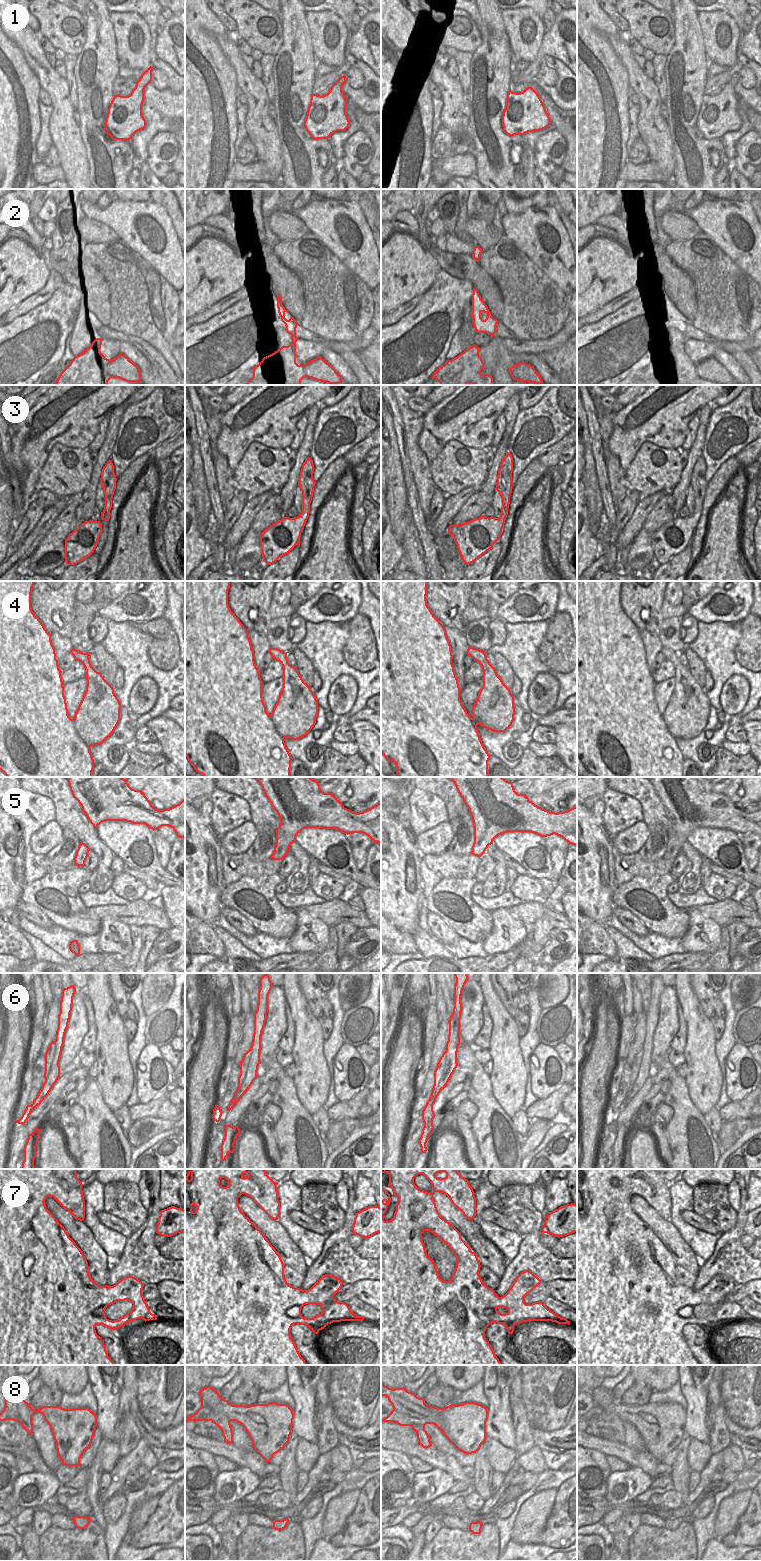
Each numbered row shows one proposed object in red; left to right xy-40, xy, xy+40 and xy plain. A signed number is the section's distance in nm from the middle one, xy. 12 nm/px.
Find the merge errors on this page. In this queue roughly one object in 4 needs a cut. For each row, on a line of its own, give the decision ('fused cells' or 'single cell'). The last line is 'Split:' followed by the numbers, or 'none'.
1: single cell
2: single cell
3: single cell
4: single cell
5: single cell
6: fused cells
7: single cell
8: single cell
Split: 6

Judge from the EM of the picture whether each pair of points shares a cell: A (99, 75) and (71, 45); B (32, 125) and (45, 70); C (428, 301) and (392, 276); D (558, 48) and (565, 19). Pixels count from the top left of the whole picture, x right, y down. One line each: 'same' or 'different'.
A: different
B: different
C: different
D: same

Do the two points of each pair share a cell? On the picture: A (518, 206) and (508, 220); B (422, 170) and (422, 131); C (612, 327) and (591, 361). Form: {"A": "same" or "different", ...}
{"A": "different", "B": "same", "C": "same"}

